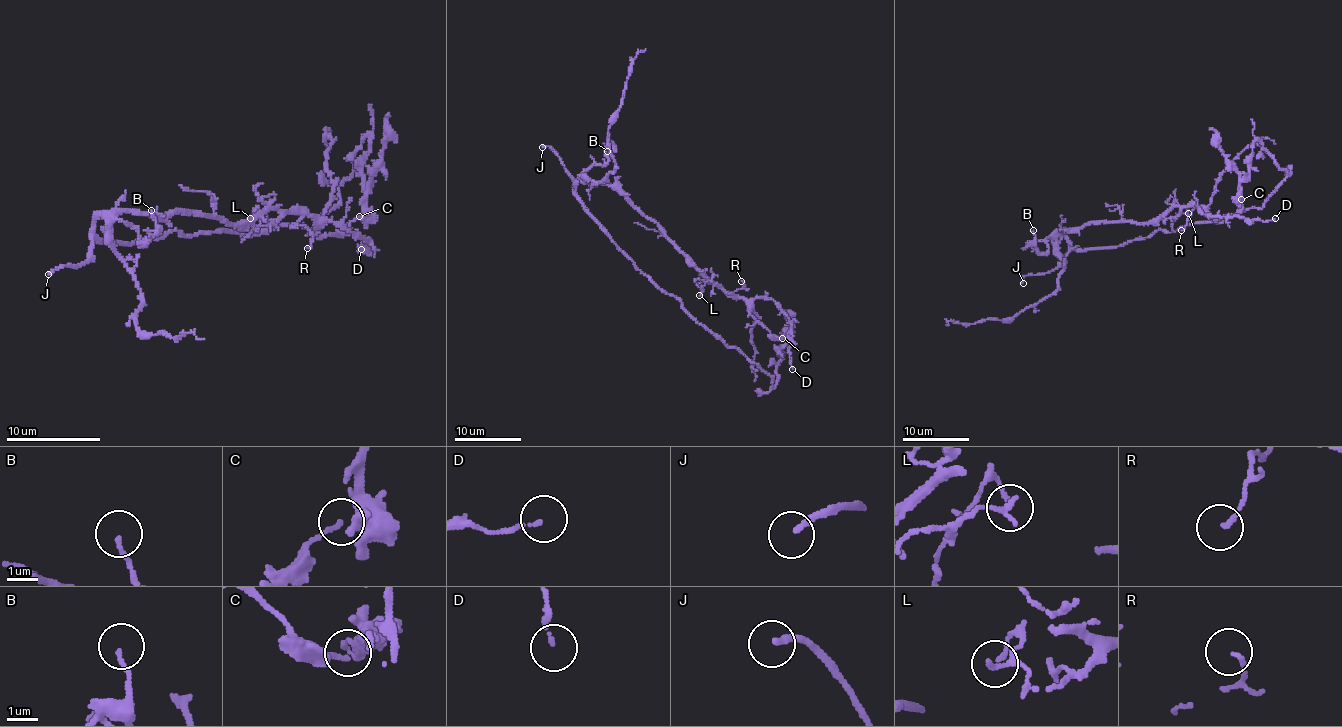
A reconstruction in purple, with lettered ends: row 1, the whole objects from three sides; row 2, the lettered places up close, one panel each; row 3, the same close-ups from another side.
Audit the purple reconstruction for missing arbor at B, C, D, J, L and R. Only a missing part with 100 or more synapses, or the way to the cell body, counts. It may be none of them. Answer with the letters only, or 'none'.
J

